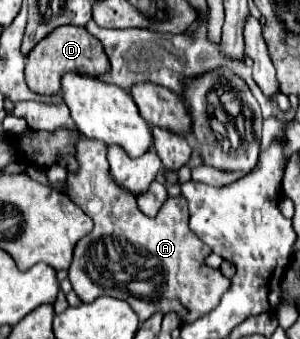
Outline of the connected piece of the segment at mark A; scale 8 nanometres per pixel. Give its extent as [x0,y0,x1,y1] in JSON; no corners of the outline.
[63,133,231,323]

